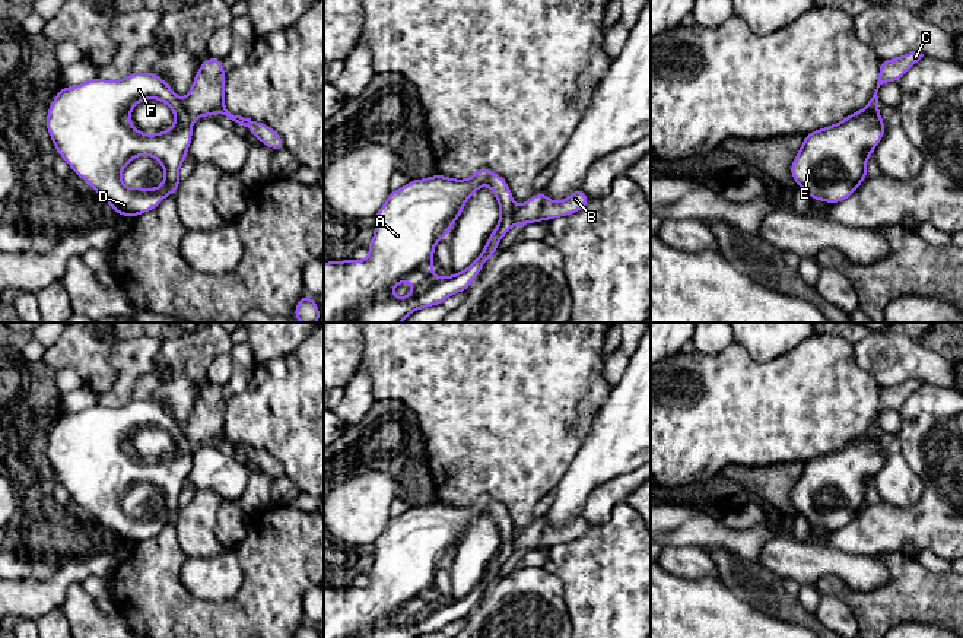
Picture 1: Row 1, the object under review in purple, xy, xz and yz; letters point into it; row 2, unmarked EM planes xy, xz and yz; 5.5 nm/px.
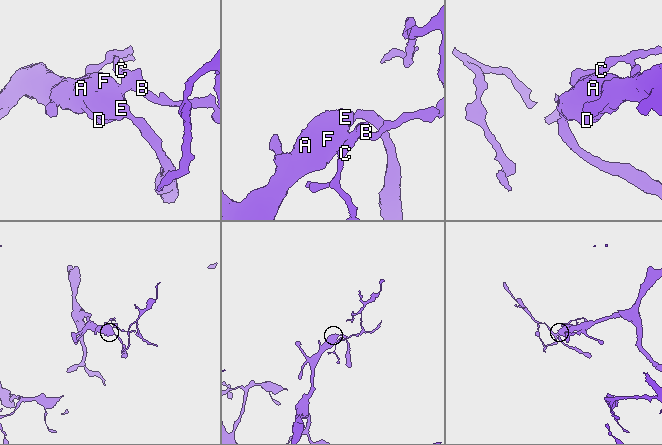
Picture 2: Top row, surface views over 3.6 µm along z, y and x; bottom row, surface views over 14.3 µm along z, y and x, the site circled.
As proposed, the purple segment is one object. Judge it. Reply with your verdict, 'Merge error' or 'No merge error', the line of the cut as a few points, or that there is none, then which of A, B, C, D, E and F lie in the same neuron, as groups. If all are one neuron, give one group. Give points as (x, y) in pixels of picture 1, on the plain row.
Merge error. Split along xy (183, 428), (193, 446). Groups: A D E F / B C

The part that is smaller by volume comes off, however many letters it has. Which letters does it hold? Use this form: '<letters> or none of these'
B, C

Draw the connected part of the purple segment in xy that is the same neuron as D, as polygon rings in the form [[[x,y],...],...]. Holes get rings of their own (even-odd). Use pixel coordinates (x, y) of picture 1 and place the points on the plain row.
[[[133,399],[120,407],[95,404],[76,413],[60,413],[58,420],[48,432],[45,454],[57,480],[71,498],[85,507],[111,533],[114,540],[131,546],[152,539],[166,523],[177,521],[181,510],[179,495],[187,486],[193,467],[193,448],[194,445],[188,441],[184,428],[160,403],[152,399]],[[146,426],[165,429],[175,442],[174,453],[155,461],[139,458],[130,450],[130,442],[133,435]],[[142,482],[155,485],[163,493],[165,504],[160,515],[130,515],[123,511],[123,496]]]

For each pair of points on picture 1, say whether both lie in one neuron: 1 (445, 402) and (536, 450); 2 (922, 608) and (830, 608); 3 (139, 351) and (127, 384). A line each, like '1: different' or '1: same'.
1: same
2: different
3: same

